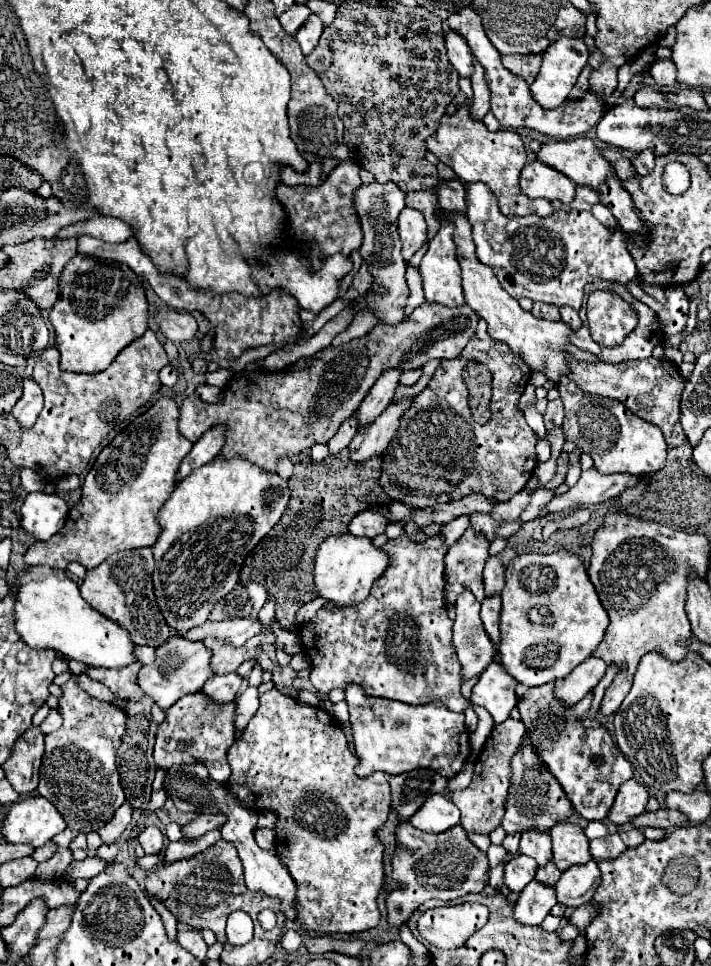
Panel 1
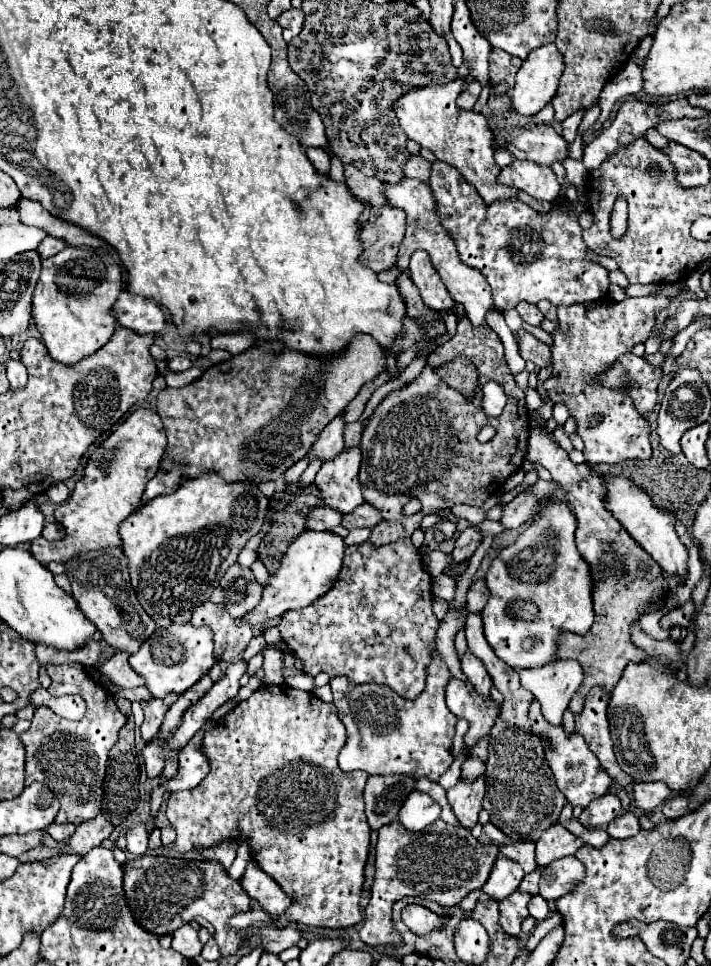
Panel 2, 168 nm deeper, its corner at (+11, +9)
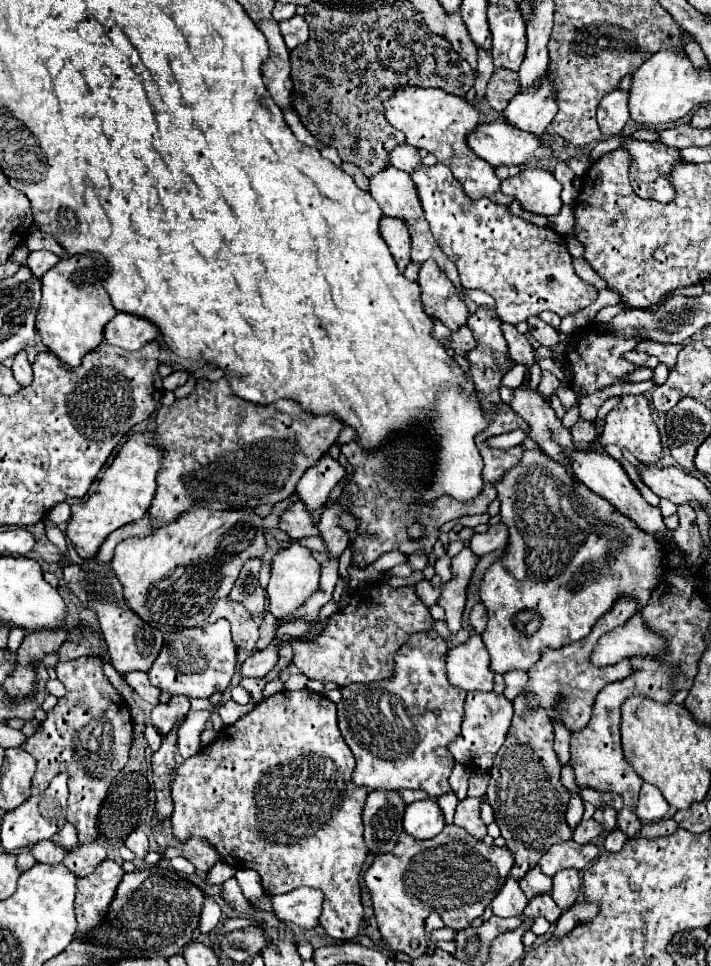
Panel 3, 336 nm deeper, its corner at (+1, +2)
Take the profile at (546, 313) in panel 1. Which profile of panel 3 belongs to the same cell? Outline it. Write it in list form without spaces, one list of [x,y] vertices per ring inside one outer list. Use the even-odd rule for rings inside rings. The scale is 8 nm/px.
[[[531,316],[531,318],[527,320],[527,324],[529,324],[531,336],[533,336],[539,344],[543,344],[543,346],[555,346],[555,344],[559,342],[559,332],[557,332],[553,326],[549,326],[547,322],[543,322],[539,316]]]

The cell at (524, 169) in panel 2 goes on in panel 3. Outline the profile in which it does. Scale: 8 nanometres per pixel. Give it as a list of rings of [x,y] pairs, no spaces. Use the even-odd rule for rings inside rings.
[[[525,168],[517,176],[511,176],[501,182],[501,192],[515,196],[521,206],[535,214],[553,216],[559,214],[561,202],[561,184],[547,170]]]

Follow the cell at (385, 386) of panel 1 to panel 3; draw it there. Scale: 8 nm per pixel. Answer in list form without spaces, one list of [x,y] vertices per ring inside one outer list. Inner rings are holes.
[[[325,454],[299,480],[297,494],[299,494],[301,502],[305,502],[305,506],[311,506],[311,510],[321,508],[327,502],[329,492],[341,482],[341,478],[345,474],[347,472],[341,466],[341,462],[335,460],[331,454]]]

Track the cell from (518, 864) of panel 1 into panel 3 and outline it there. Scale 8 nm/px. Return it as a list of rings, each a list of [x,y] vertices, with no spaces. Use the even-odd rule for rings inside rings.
[[[511,876],[507,878],[505,886],[501,888],[501,892],[491,902],[493,914],[495,916],[501,916],[501,918],[521,916],[525,906],[527,906],[527,896],[519,888],[519,882],[515,878],[511,878]]]

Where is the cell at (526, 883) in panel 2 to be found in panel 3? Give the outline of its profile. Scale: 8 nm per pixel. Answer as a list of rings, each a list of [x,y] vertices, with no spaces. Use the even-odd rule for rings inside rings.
[[[537,894],[537,896],[533,896],[533,898],[529,900],[529,904],[527,904],[527,908],[525,908],[523,914],[525,914],[527,918],[529,918],[529,916],[531,916],[531,918],[543,916],[543,918],[547,918],[551,924],[555,924],[557,918],[561,916],[561,910],[559,910],[559,906],[553,902],[553,898],[551,898],[549,894]]]

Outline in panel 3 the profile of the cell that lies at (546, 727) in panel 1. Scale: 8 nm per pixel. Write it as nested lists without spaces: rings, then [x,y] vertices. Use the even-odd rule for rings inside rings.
[[[607,804],[599,806],[599,808],[595,810],[593,818],[595,818],[597,822],[601,822],[607,832],[611,832],[611,830],[615,828],[615,824],[617,824],[617,812],[615,812],[611,806],[607,806]]]

